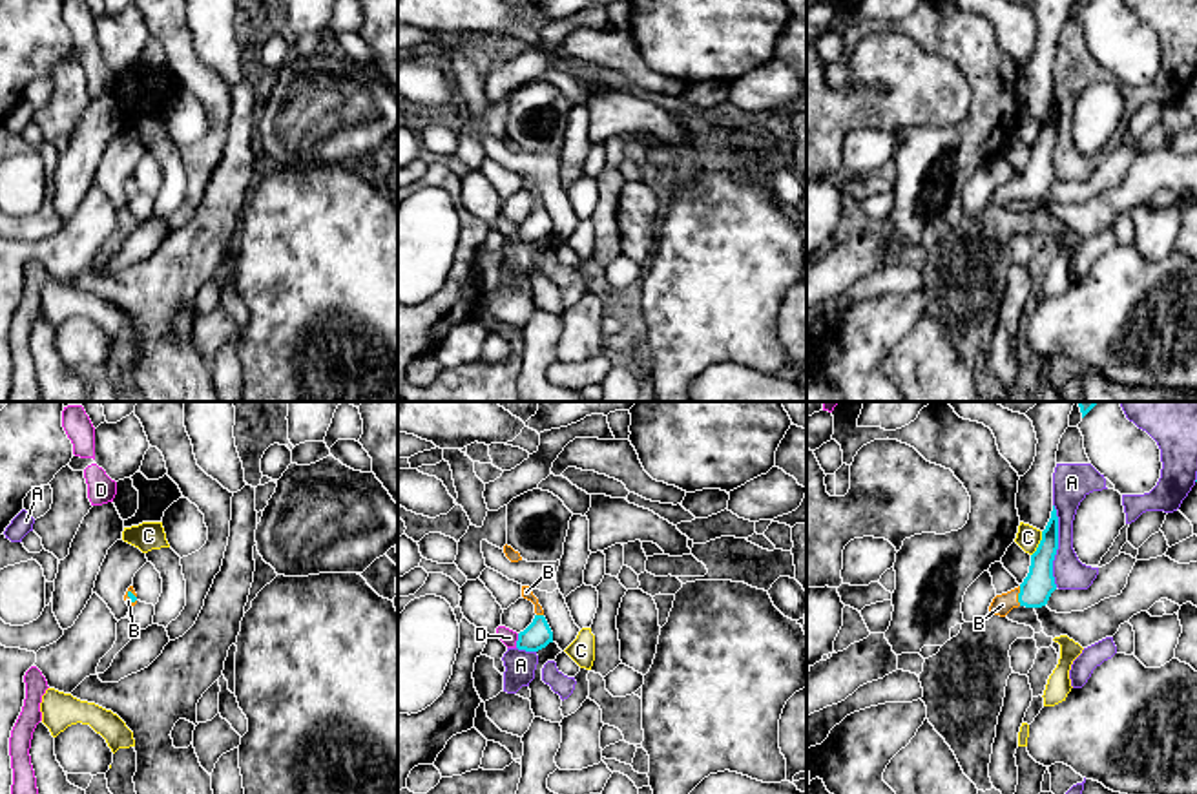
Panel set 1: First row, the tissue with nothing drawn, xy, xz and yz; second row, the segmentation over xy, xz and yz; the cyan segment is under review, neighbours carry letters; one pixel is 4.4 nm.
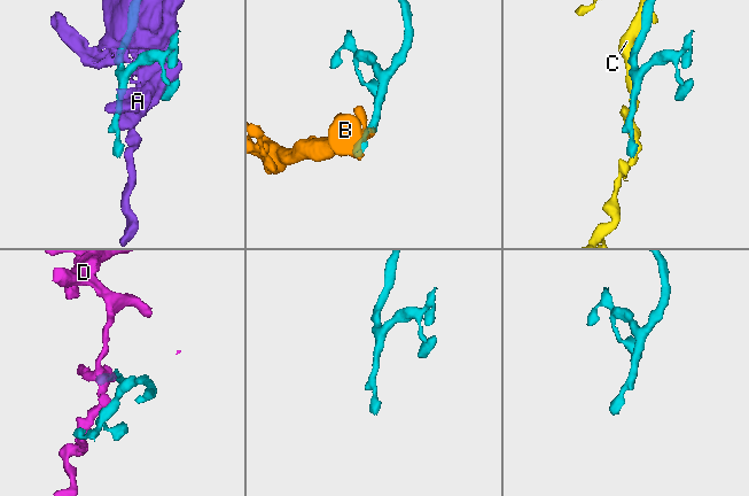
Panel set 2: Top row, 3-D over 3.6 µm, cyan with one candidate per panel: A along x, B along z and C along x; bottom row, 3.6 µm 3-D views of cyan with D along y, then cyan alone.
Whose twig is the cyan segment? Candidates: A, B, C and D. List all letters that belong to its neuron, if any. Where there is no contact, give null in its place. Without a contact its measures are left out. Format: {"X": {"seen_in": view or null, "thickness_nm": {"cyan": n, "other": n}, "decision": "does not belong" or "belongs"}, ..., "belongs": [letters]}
{"A": {"seen_in": "yz", "thickness_nm": {"cyan": 140, "other": 140}, "decision": "does not belong"}, "B": {"seen_in": "yz", "thickness_nm": {"cyan": 140, "other": 90}, "decision": "belongs"}, "C": {"seen_in": "yz", "thickness_nm": {"cyan": 140, "other": 110}, "decision": "does not belong"}, "D": {"seen_in": "xz", "thickness_nm": {"cyan": 120, "other": 70}, "decision": "does not belong"}, "belongs": ["B"]}

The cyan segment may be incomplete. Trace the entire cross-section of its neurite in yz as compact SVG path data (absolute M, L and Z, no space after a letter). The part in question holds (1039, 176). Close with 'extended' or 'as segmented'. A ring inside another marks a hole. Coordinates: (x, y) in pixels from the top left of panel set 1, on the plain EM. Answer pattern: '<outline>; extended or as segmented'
M1053 97L1051 110L1042 122L1042 131L1031 146L1029 164L1024 173L1002 186L996 186L989 197L989 204L1005 208L1013 199L1042 199L1056 181L1053 168L1053 151L1058 141L1058 108Z; extended

